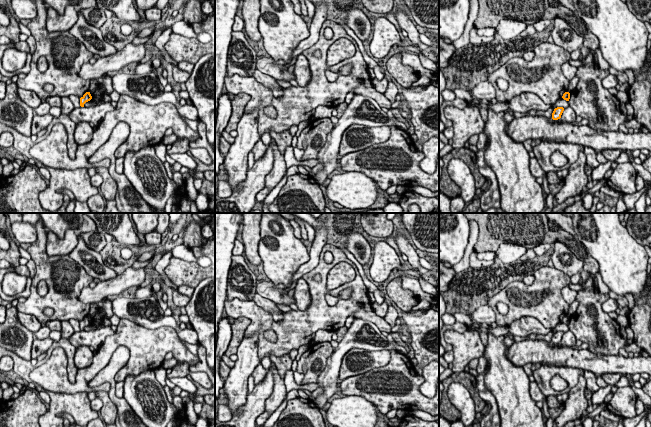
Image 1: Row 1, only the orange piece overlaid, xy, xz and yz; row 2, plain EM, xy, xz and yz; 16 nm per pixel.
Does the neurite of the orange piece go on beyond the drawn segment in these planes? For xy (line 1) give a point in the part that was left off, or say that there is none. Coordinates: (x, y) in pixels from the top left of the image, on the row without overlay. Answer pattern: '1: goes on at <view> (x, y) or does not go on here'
1: does not go on here

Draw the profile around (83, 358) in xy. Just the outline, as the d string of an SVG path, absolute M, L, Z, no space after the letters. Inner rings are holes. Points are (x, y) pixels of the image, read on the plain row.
M83 345L76 348L74 363L77 369L89 367L93 361L93 356L94 354L90 350L89 346Z

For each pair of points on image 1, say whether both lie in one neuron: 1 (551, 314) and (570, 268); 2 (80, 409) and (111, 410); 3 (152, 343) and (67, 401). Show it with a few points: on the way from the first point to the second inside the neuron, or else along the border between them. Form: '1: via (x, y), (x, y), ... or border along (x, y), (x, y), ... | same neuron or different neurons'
1: border along (554, 266), (570, 277) | different neurons
2: border along (98, 412), (100, 416) | different neurons
3: border along (56, 392), (87, 393) | different neurons

